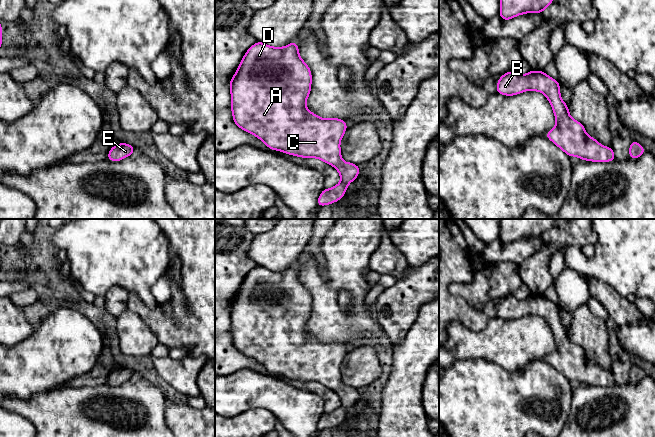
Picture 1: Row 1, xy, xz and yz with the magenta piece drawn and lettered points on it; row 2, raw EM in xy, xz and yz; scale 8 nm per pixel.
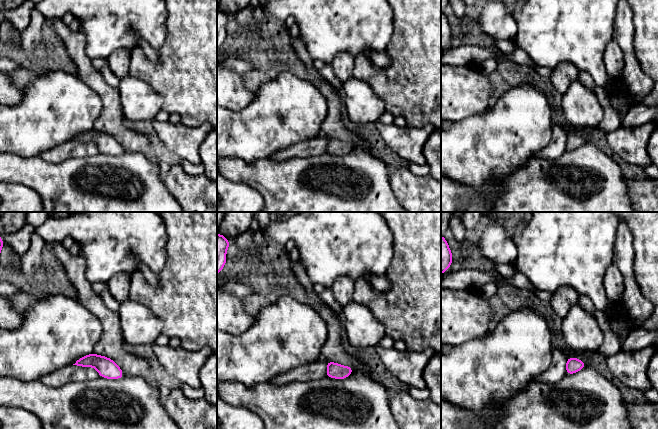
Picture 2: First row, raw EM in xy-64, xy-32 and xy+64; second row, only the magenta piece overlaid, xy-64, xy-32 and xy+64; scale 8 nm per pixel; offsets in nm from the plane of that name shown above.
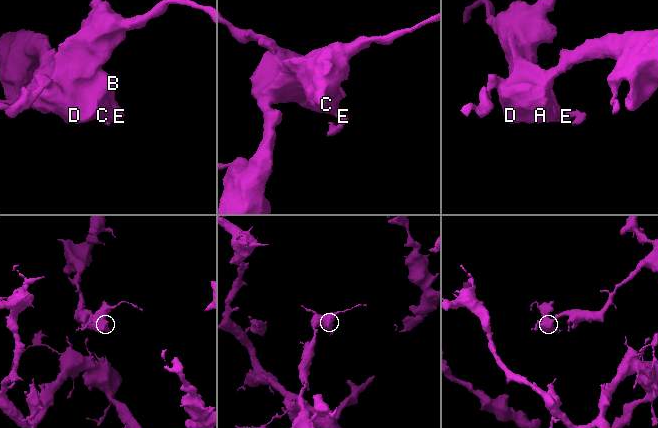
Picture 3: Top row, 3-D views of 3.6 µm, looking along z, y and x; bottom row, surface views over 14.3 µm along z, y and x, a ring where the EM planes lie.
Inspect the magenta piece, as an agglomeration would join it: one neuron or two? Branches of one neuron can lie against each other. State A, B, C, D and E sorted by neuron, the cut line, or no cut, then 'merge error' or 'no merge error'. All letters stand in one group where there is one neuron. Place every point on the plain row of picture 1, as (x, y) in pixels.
A B C D E; no cut; no merge error

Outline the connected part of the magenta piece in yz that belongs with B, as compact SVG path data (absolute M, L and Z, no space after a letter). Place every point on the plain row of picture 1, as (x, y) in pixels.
M513 294L504 297L497 305L496 317L514 320L532 314L543 317L548 323L556 344L556 350L545 360L569 381L592 386L615 385L612 371L601 369L590 361L581 346L574 344L568 329L561 323L558 304L548 300L544 295L530 294L525 299L518 299Z

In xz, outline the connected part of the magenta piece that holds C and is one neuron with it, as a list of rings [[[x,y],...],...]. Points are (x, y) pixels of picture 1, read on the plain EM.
[[[257,265],[244,278],[229,310],[233,345],[239,352],[259,362],[271,374],[317,382],[336,392],[341,405],[331,413],[324,412],[317,423],[321,431],[342,423],[347,410],[360,398],[360,392],[342,385],[340,366],[348,353],[346,344],[323,343],[307,333],[311,307],[311,294],[299,279],[298,267],[293,265],[278,272]]]

